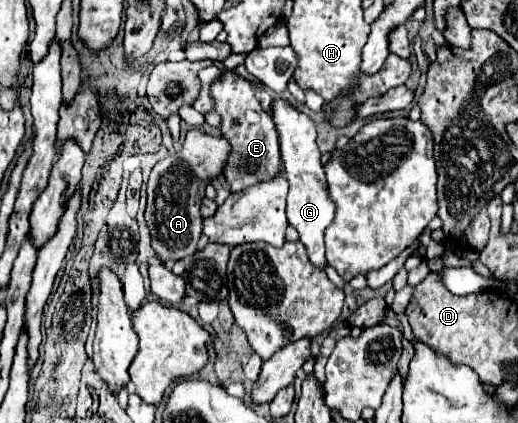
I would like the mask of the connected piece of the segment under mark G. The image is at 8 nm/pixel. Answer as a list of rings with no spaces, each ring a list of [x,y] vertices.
[[[273,100],[271,104],[271,116],[279,134],[279,146],[281,146],[281,160],[283,160],[283,172],[289,182],[289,196],[287,196],[287,218],[289,224],[299,232],[301,242],[307,248],[309,260],[317,264],[319,268],[325,268],[325,244],[323,244],[323,232],[333,220],[333,200],[329,200],[327,184],[325,184],[325,172],[321,166],[321,152],[317,148],[317,128],[315,122],[293,108],[287,100]]]

